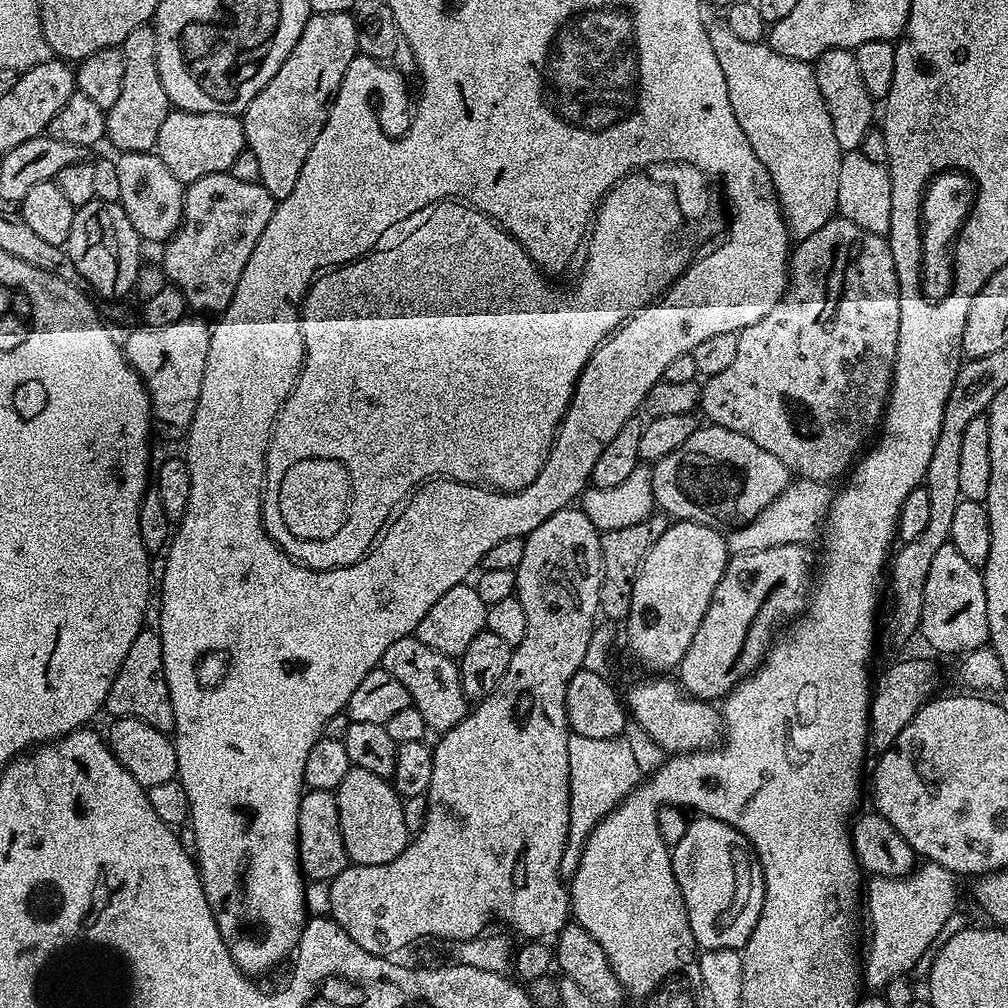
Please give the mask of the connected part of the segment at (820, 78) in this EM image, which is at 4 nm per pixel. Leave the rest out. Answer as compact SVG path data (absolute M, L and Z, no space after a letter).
M846 48L826 50L816 59L814 67L818 90L822 90L822 98L830 114L830 126L834 126L834 139L838 141L841 153L857 151L862 138L866 138L866 134L874 126L872 120L874 98L862 83L862 74L858 71L855 51Z

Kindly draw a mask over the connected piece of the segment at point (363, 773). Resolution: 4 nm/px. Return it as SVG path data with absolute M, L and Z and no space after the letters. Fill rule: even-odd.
M349 767L346 778L334 789L338 802L338 820L342 842L349 861L362 866L382 866L394 862L410 839L408 824L404 821L405 801L385 777L370 774L365 768Z

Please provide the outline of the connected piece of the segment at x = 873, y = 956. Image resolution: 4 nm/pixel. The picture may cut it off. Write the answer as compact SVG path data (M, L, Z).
M926 862L906 876L873 877L869 886L867 883L866 928L872 933L868 953L862 956L862 980L872 987L869 989L883 990L892 979L907 977L928 947L941 939L947 919L959 905L956 880L955 873L942 865Z

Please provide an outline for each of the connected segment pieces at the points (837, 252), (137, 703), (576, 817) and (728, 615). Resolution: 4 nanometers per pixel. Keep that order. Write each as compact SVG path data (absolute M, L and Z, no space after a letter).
M833 218L826 222L822 230L814 230L814 234L799 241L791 249L788 287L784 290L784 296L774 306L774 310L766 314L766 318L754 322L754 326L746 326L738 333L738 354L734 357L734 363L727 370L722 370L722 374L714 374L703 381L698 408L701 413L704 411L704 416L708 419L705 421L718 428L734 430L750 438L750 442L758 442L762 450L770 450L770 454L774 454L774 458L778 458L778 462L785 464L789 473L797 477L821 482L833 482L840 475L843 477L855 465L869 441L877 435L880 422L884 418L888 394L892 391L892 371L898 350L899 297L900 283L894 270L894 254L890 254L887 239L878 234L870 234L870 230L862 230L862 226L854 226L854 222L843 218Z
M142 630L138 634L138 638L134 638L133 644L130 645L130 651L127 652L126 658L122 658L122 666L118 670L118 674L110 686L106 712L109 712L109 717L112 718L119 718L122 716L138 718L142 722L154 726L154 730L158 730L159 732L171 733L173 729L175 729L174 706L172 705L170 690L168 689L168 683L166 682L166 674L164 673L162 642L160 641L159 631Z
M569 735L568 749L570 750L570 830L568 831L568 845L562 854L562 866L560 874L570 878L576 872L580 861L580 855L584 849L584 843L588 835L620 805L622 800L628 797L641 783L637 760L633 757L633 751L625 739L615 736L614 738L582 738L581 736Z
M787 544L729 559L722 582L718 582L718 590L714 590L690 650L686 650L686 658L682 658L678 669L678 683L688 695L696 700L719 701L760 667L774 637L805 611L810 599L814 566L812 570L808 550L802 544Z

